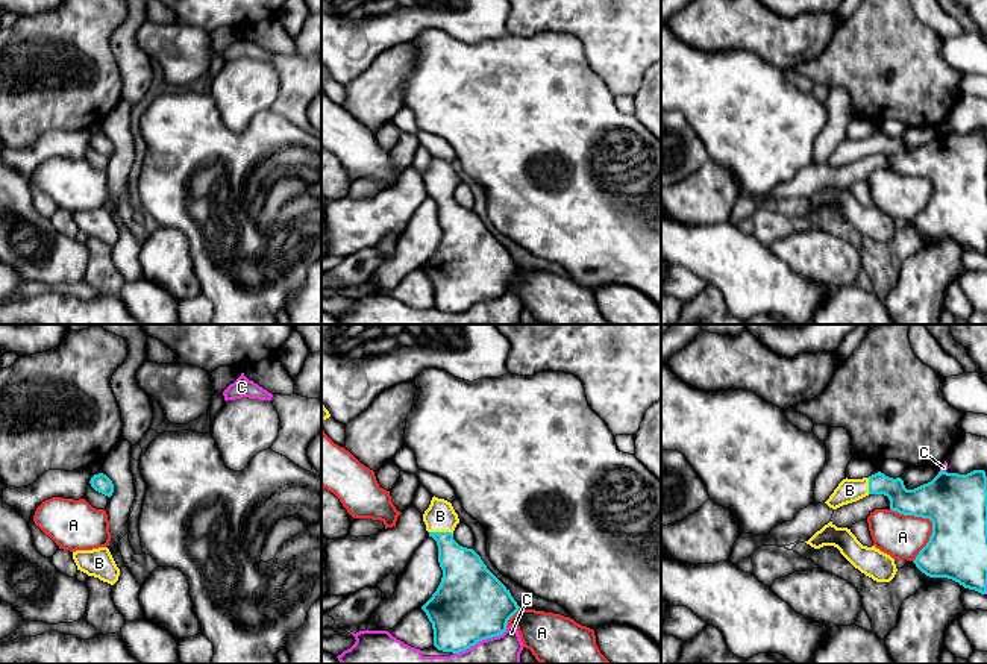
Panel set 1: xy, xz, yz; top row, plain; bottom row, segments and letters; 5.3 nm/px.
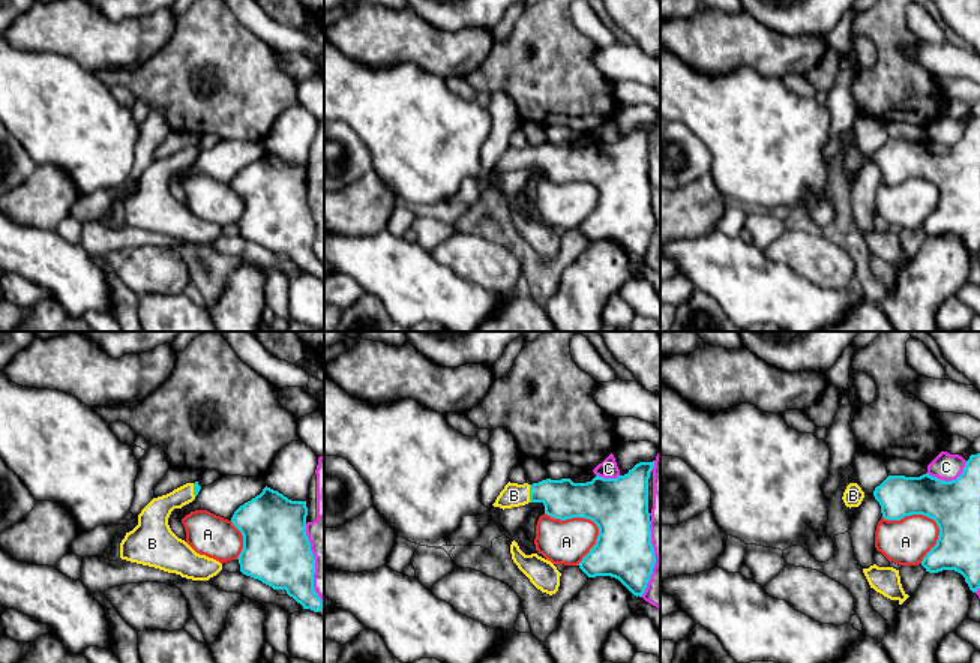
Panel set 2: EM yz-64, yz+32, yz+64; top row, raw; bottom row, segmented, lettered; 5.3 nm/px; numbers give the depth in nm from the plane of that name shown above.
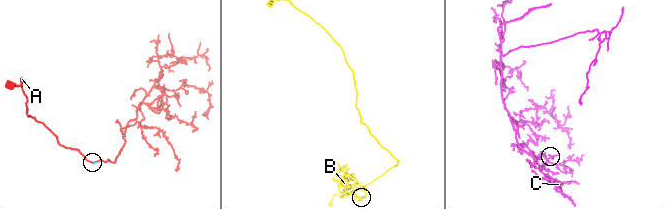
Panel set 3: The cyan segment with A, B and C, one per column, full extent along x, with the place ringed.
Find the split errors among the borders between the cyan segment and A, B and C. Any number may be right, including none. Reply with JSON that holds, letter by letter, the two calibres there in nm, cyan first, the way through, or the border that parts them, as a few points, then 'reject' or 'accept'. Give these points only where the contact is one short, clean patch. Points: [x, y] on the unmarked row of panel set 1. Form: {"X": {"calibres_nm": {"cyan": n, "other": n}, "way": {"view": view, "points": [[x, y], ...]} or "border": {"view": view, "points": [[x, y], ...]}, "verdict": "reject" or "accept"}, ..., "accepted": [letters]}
{"A": {"calibres_nm": {"cyan": 320, "other": 240}, "verdict": "reject"}, "B": {"calibres_nm": {"cyan": 240, "other": 160}, "verdict": "accept"}, "C": {"calibres_nm": {"cyan": 400, "other": 280}, "verdict": "reject"}, "accepted": ["B"]}

